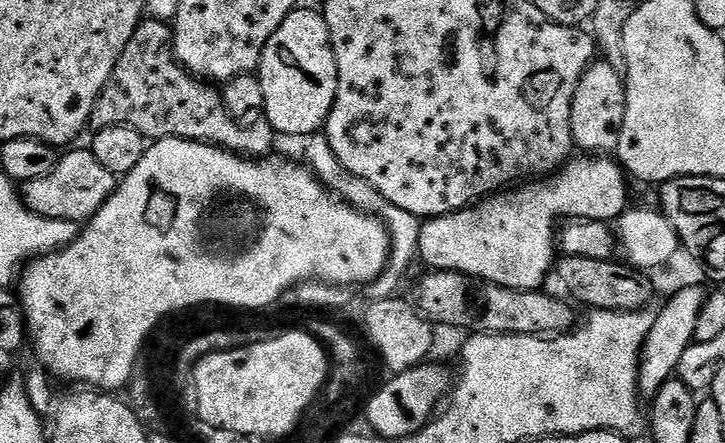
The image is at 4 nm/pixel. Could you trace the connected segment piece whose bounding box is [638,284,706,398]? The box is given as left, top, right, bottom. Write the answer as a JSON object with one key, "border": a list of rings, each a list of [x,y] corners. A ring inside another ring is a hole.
{"border":[[[698,285],[680,288],[664,304],[664,309],[655,313],[650,330],[644,339],[644,346],[640,349],[640,369],[638,370],[638,386],[640,395],[651,398],[662,390],[667,380],[676,376],[678,362],[682,362],[682,354],[694,343],[694,326],[698,326],[698,314],[702,310],[706,292]]]}

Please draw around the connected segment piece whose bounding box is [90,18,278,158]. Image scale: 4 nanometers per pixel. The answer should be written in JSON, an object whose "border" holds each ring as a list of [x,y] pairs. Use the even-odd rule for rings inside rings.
{"border":[[[151,18],[141,20],[134,30],[134,38],[126,42],[126,50],[122,50],[122,58],[118,58],[118,66],[114,66],[112,79],[106,82],[102,94],[94,102],[90,124],[93,129],[130,126],[149,142],[169,140],[171,136],[176,136],[179,140],[197,140],[203,144],[213,144],[215,148],[226,148],[245,158],[267,157],[273,151],[272,143],[278,140],[278,134],[264,115],[247,122],[231,116],[226,110],[221,89],[192,75],[176,61],[176,52],[172,49],[171,27],[163,20]]]}

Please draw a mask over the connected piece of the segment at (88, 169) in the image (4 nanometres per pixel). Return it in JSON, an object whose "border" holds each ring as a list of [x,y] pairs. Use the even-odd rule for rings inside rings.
{"border":[[[73,147],[71,150],[73,152],[68,152],[59,157],[56,161],[56,165],[54,166],[54,170],[50,170],[50,174],[42,174],[42,178],[34,178],[33,180],[23,181],[22,184],[22,195],[24,198],[24,204],[31,210],[38,214],[39,216],[45,216],[46,218],[54,218],[55,220],[69,220],[74,225],[80,226],[85,222],[90,221],[94,218],[94,214],[98,214],[98,210],[102,210],[102,206],[107,202],[109,198],[112,196],[112,191],[115,190],[116,185],[118,183],[118,178],[114,174],[110,174],[110,170],[106,170],[106,166],[101,166],[98,162],[98,158],[94,158],[94,154],[87,148],[76,148]]]}

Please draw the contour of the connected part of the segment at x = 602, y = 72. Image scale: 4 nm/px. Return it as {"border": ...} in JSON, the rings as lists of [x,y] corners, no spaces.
{"border":[[[600,58],[588,65],[578,82],[570,110],[570,126],[575,147],[585,153],[612,154],[616,151],[620,127],[626,118],[626,81],[618,78],[618,72]]]}

